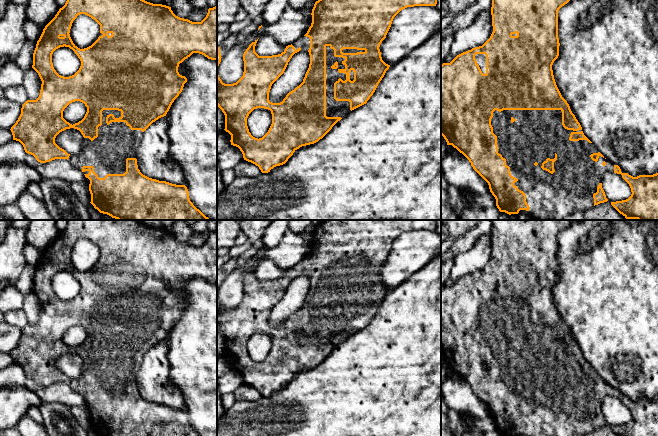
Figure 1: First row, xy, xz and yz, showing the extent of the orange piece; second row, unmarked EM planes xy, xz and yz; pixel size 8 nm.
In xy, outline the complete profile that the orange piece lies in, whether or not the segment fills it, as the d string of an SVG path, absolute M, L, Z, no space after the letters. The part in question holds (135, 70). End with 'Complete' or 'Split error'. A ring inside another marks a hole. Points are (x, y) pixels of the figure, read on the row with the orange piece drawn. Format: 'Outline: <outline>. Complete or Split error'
Outline: M67 0L65 5L59 9L55 17L45 26L43 32L37 41L36 48L33 53L32 68L38 73L42 84L40 95L36 100L27 100L21 108L21 114L16 123L11 127L13 140L19 141L26 153L33 155L40 163L50 162L55 159L67 159L77 169L81 170L89 186L91 194L91 204L100 213L107 214L117 220L211 220L206 217L199 209L197 209L190 201L189 192L185 185L176 185L166 181L159 181L143 175L138 169L136 151L143 138L143 132L156 120L166 116L174 100L182 92L187 78L178 72L179 64L190 57L193 53L199 53L211 60L217 60L217 5L208 9L206 17L201 22L192 22L188 19L176 16L171 7L162 4L153 4L145 0ZM85 14L94 19L100 25L100 33L98 39L89 47L80 49L72 41L70 37L70 29L73 21L78 15ZM60 47L69 47L72 49L81 61L79 70L72 76L64 77L59 75L53 67L52 54ZM80 101L87 107L84 118L75 124L70 124L63 118L64 109L72 102ZM74 128L81 132L84 137L84 145L82 151L78 155L70 155L64 149L55 143L56 136L66 130Z. Split error

